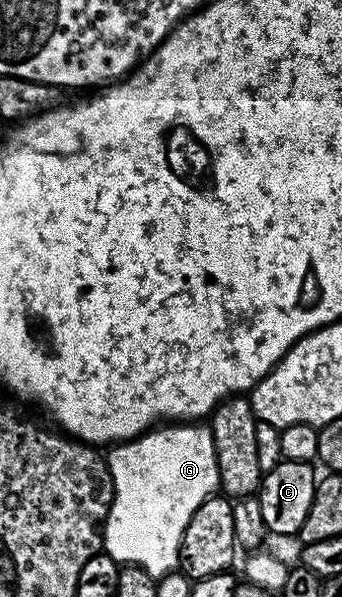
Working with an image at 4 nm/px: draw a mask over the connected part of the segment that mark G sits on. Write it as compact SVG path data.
M167 423L133 441L116 444L113 452L115 457L108 456L107 465L115 480L115 498L103 522L102 552L124 566L138 566L154 579L176 572L181 565L183 536L189 519L220 488L219 464L210 428L203 423Z

